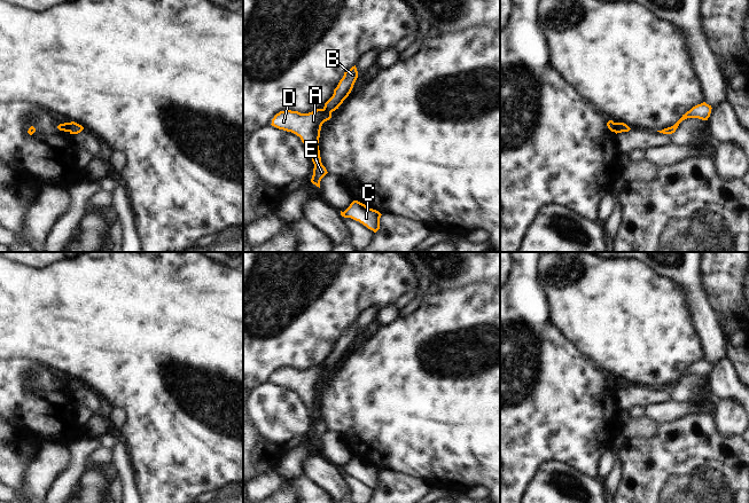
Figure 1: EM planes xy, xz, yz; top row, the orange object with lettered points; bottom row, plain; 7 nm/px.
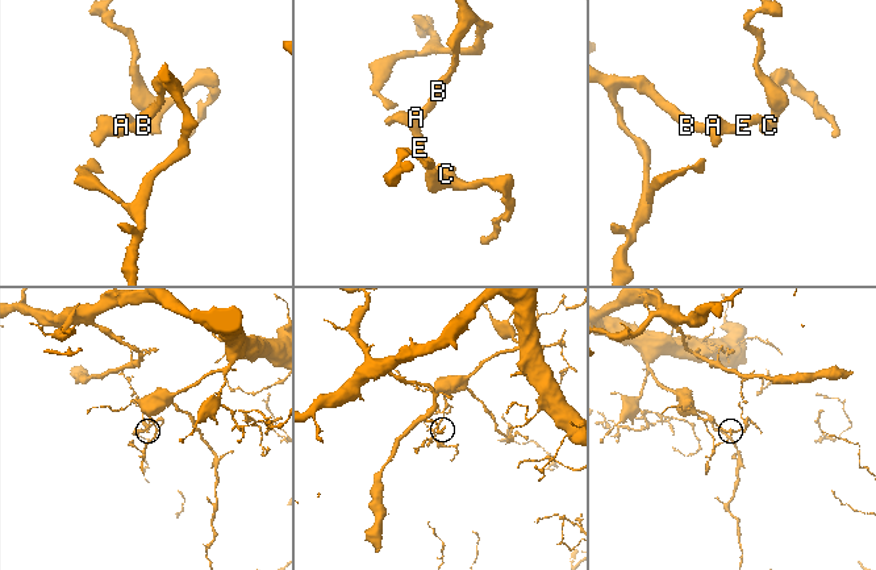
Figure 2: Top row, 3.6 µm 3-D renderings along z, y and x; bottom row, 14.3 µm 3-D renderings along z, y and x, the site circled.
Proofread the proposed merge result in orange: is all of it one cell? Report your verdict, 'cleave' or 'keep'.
cleave

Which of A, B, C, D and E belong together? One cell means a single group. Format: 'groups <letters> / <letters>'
groups A C D E / B

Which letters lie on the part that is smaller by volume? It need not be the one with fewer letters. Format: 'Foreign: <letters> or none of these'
Foreign: A, C, D, E.

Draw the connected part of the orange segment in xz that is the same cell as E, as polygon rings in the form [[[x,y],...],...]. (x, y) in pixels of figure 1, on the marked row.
[[[317,109],[309,113],[301,113],[298,111],[287,110],[276,113],[271,124],[279,129],[291,132],[301,137],[314,164],[311,182],[319,188],[321,179],[328,172],[321,163],[318,143],[321,126],[330,118],[331,113],[325,109]]]

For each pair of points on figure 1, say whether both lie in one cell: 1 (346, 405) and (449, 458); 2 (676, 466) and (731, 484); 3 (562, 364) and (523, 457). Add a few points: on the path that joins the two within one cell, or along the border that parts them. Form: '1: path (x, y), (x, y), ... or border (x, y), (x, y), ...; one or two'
1: path (372, 405), (395, 405), (423, 433); one
2: path (689, 480), (693, 484), (717, 484); one
3: path (539, 387), (523, 409), (523, 434); one

